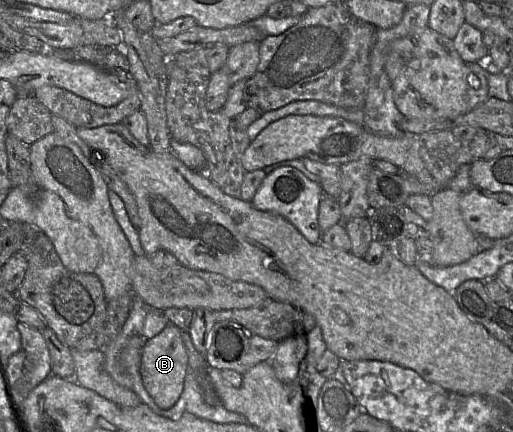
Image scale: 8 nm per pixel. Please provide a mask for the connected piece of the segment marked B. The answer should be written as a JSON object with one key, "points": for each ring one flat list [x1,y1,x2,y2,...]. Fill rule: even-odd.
{"points":[[169,323,158,335,146,341,142,351,140,374,142,382,155,403,163,410,171,408,179,399,188,370,189,355,181,329]]}

